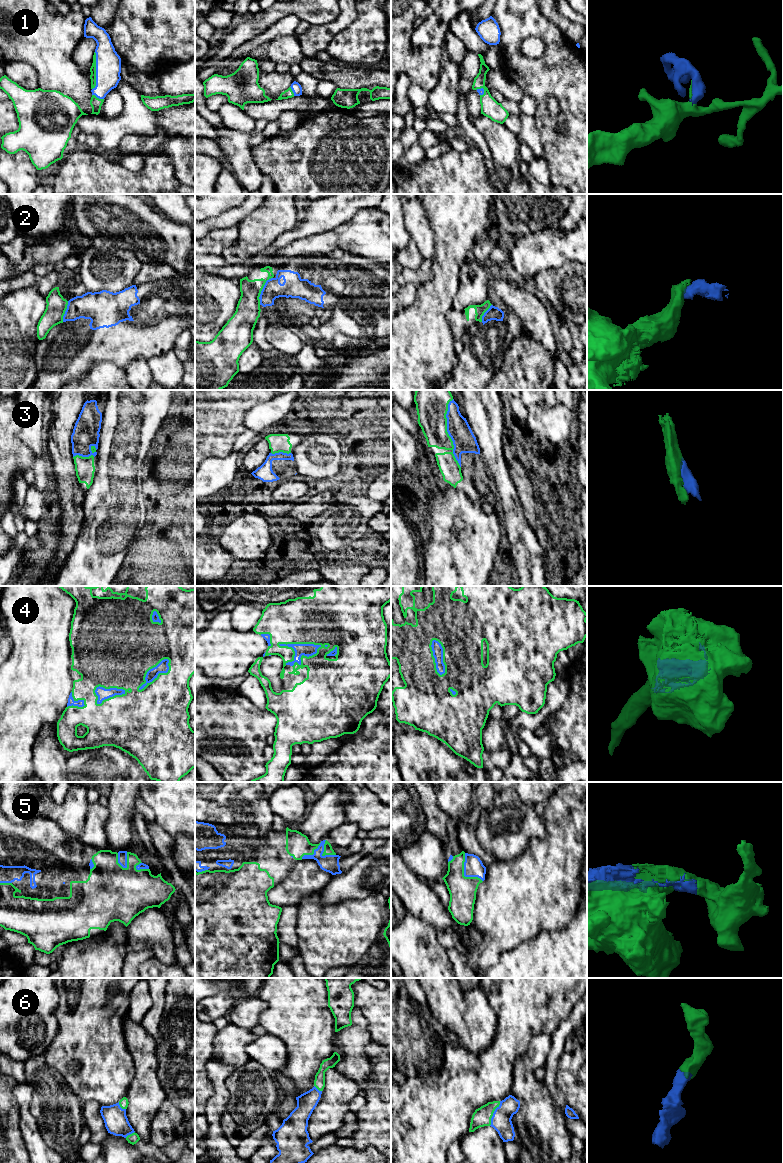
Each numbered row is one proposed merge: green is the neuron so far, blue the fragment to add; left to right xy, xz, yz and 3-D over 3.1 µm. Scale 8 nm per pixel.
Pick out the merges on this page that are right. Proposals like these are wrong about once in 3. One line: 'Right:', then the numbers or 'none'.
Right: 1, 3, 4, 5, 6

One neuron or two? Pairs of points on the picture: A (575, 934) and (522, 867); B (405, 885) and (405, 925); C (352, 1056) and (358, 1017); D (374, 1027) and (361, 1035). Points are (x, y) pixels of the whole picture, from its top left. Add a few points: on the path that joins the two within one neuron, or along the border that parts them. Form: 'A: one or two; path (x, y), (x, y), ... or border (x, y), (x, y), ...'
A: two; border (576, 908), (572, 918), (564, 928), (545, 930)
B: two; border (407, 911), (427, 923)
C: one; path (352, 1046), (352, 1040), (357, 1035), (358, 1027)
D: two; border (359, 1009), (366, 1020), (366, 1029), (372, 1040)

